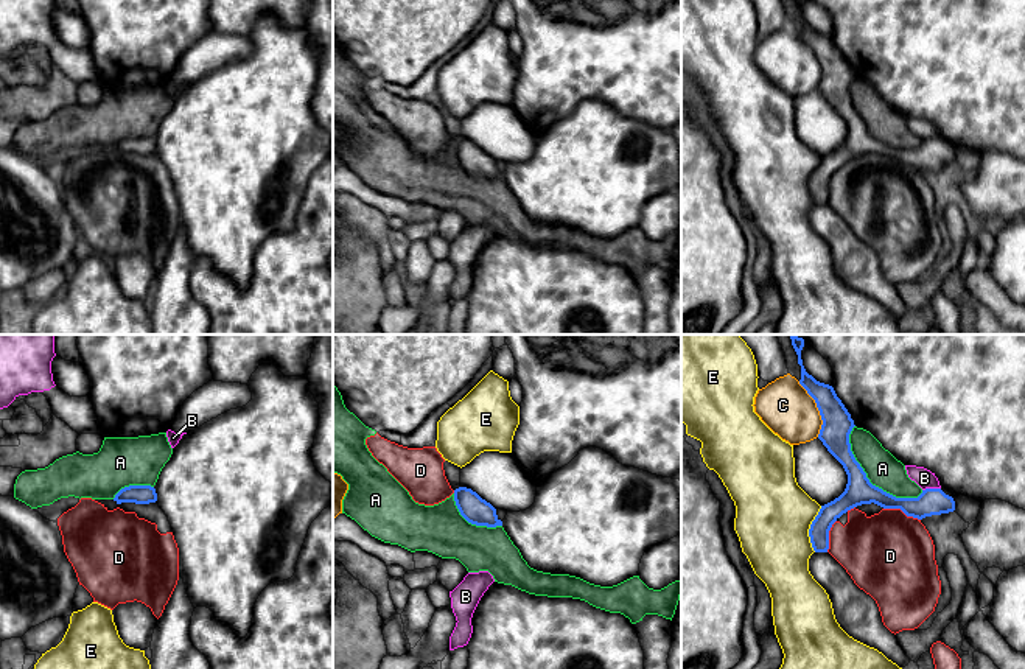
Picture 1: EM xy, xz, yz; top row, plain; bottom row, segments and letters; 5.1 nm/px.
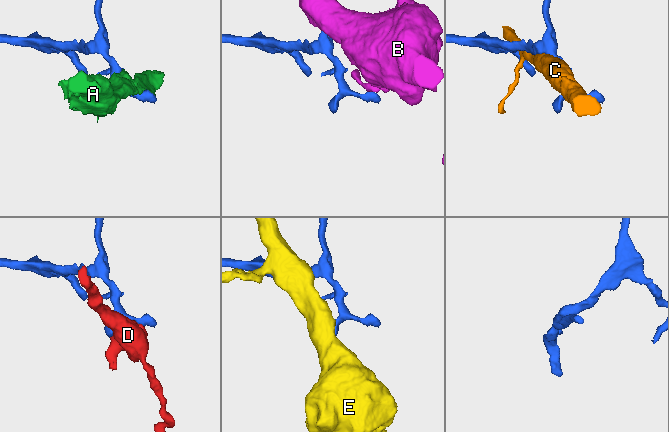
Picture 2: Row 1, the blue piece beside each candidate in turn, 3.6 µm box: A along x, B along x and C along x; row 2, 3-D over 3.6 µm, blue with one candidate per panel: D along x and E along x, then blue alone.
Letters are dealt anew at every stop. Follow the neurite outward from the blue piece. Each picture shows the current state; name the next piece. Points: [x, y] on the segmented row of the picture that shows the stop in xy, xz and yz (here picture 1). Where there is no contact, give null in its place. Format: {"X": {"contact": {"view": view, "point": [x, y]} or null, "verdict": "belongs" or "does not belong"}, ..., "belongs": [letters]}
{"A": {"contact": {"view": "yz", "point": [865, 476]}, "verdict": "does not belong"}, "B": {"contact": {"view": "yz", "point": [930, 489]}, "verdict": "does not belong"}, "C": {"contact": {"view": "yz", "point": [818, 409]}, "verdict": "does not belong"}, "D": {"contact": {"view": "yz", "point": [902, 511]}, "verdict": "does not belong"}, "E": {"contact": {"view": "yz", "point": [809, 529]}, "verdict": "does not belong"}, "belongs": []}

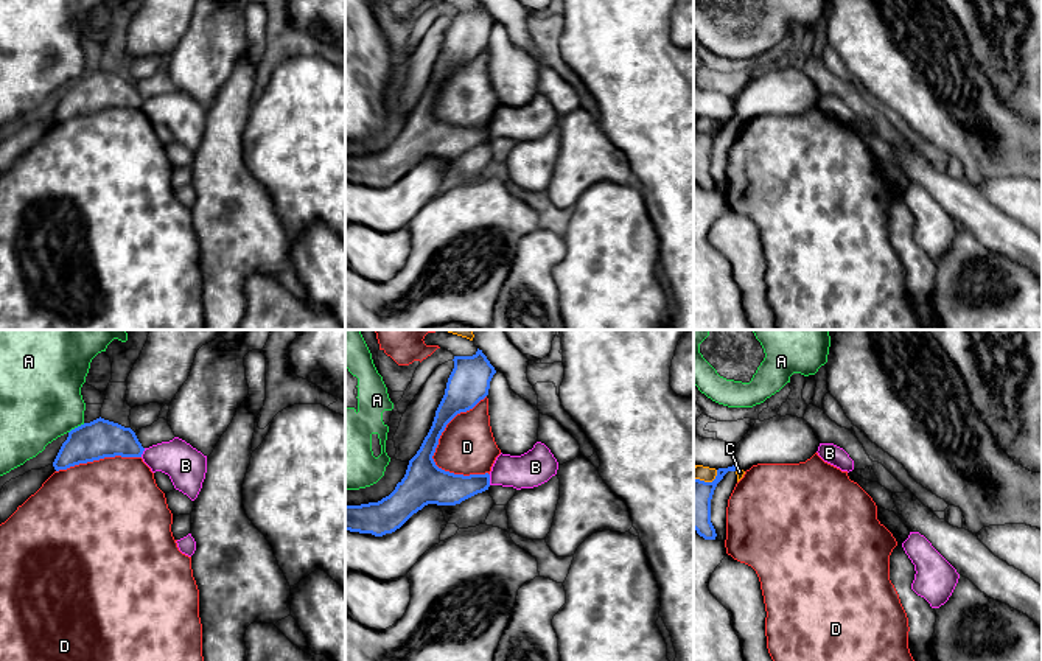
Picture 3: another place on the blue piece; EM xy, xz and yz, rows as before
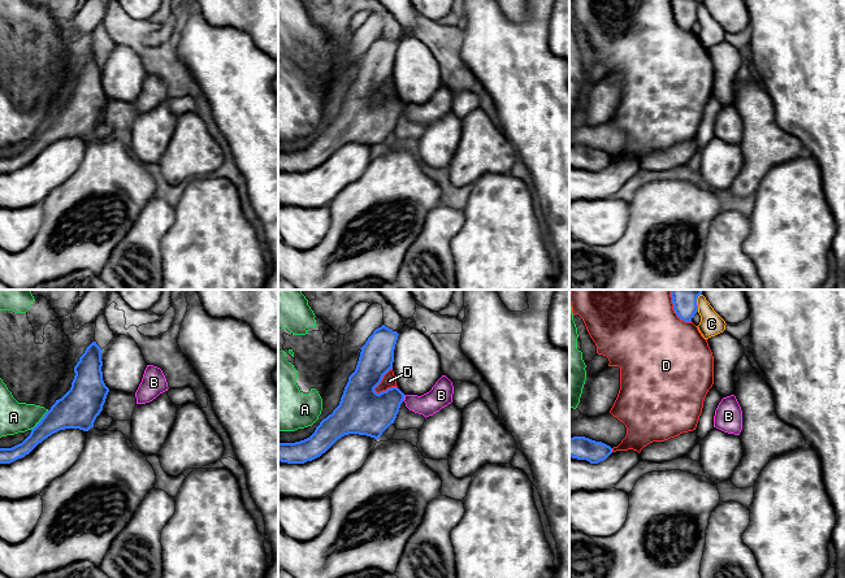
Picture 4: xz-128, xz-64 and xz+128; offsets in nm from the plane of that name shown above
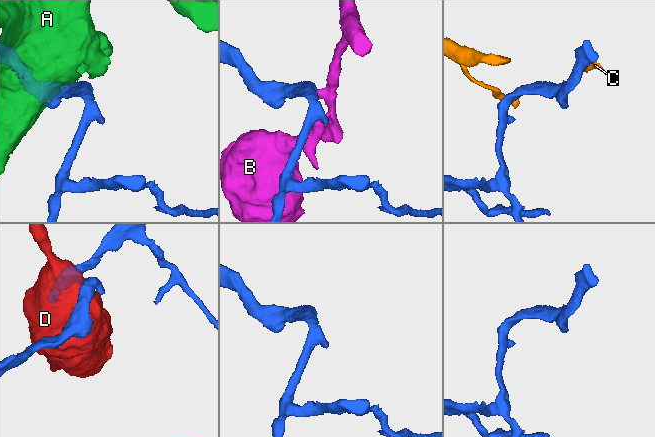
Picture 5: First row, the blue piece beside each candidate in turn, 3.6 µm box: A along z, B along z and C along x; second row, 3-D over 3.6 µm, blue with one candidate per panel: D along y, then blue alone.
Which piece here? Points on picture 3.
{"A": {"contact": {"view": "xy", "point": [78, 426]}, "verdict": "does not belong"}, "B": {"contact": {"view": "xz", "point": [489, 479]}, "verdict": "does not belong"}, "C": {"contact": {"view": "yz", "point": [708, 482]}, "verdict": "does not belong"}, "D": {"contact": {"view": "xz", "point": [445, 426]}, "verdict": "does not belong"}, "belongs": []}

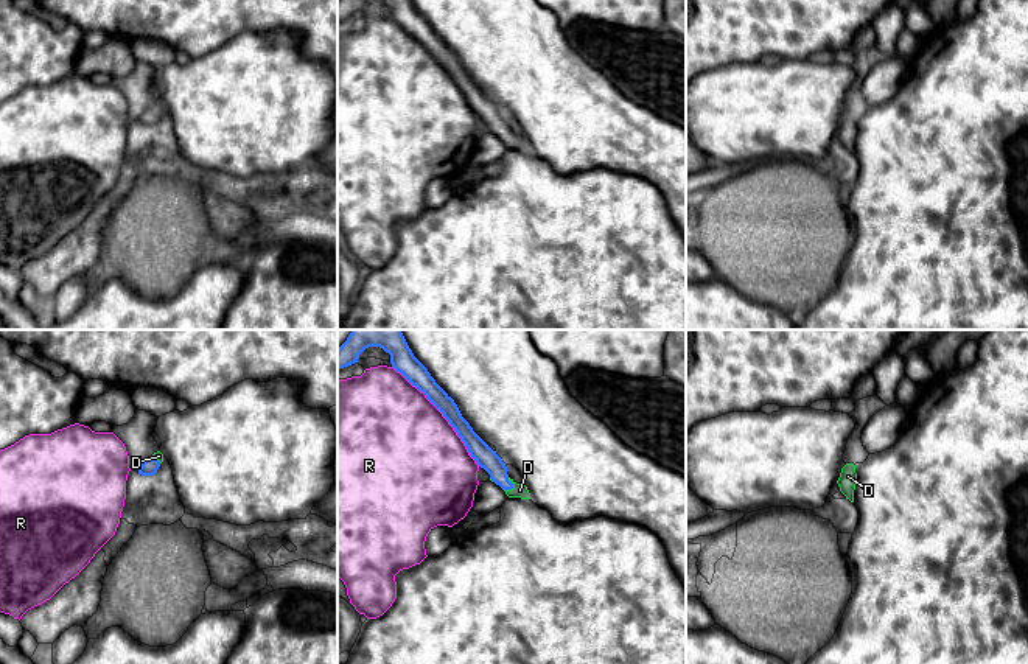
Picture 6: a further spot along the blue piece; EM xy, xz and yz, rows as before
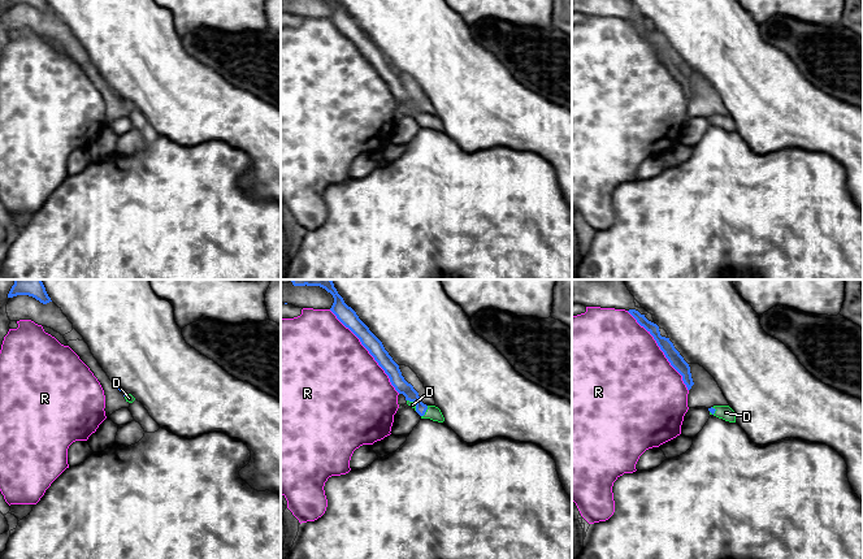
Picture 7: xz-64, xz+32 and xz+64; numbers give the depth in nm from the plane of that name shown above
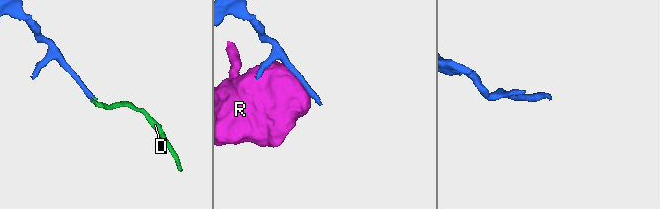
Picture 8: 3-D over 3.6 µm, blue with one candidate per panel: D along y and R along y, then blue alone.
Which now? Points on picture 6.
{"D": {"contact": {"view": "xz", "point": [512, 487]}, "verdict": "belongs"}, "R": {"contact": {"view": "xz", "point": [442, 412]}, "verdict": "does not belong"}, "belongs": ["D"]}

